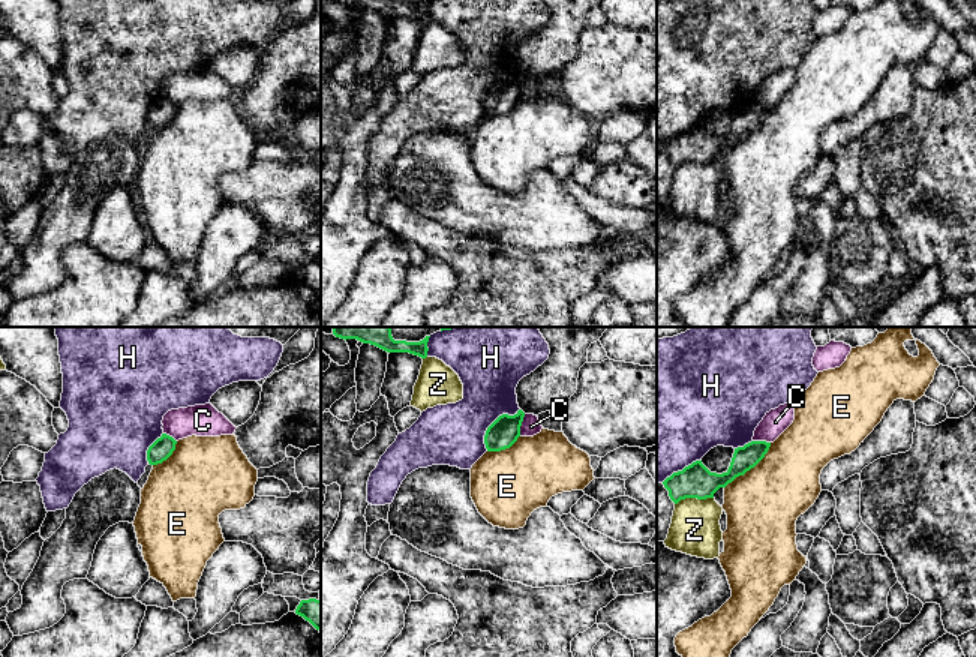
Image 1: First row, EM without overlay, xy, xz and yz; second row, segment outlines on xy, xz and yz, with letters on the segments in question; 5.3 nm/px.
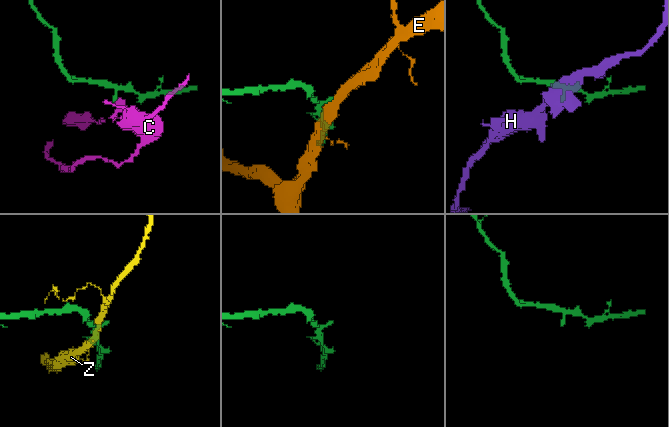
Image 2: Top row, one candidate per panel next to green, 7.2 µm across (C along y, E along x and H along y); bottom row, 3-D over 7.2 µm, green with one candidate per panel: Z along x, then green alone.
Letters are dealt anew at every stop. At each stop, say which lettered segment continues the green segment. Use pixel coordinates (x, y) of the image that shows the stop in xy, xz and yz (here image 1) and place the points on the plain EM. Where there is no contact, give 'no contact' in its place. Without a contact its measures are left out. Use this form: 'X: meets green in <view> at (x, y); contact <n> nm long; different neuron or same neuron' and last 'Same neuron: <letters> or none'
C: meets green in xz at (520, 89); contact 120 nm long; different neuron
E: meets green in yz at (750, 132); contact 360 nm long; different neuron
H: meets green in xz at (492, 87); contact 300 nm long; different neuron
Z: meets green in yz at (693, 161); contact 220 nm long; different neuron
Same neuron: none

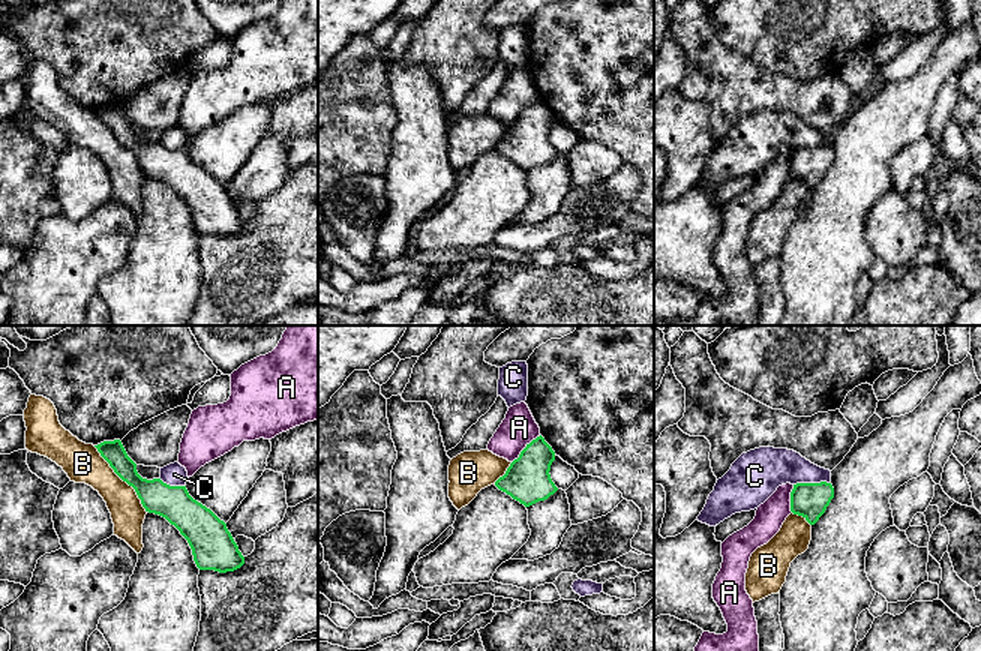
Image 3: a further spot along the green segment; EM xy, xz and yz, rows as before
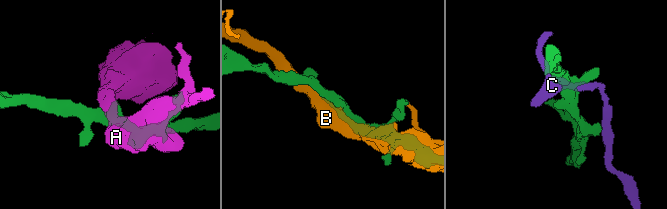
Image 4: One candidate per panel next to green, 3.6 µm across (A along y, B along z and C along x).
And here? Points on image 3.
A: meets green in xz at (525, 111); contact 220 nm long; different neuron
B: meets green in xy at (123, 144); contact 460 nm long; different neuron
C: meets green in yz at (810, 147); contact 190 nm long; different neuron
Same neuron: none

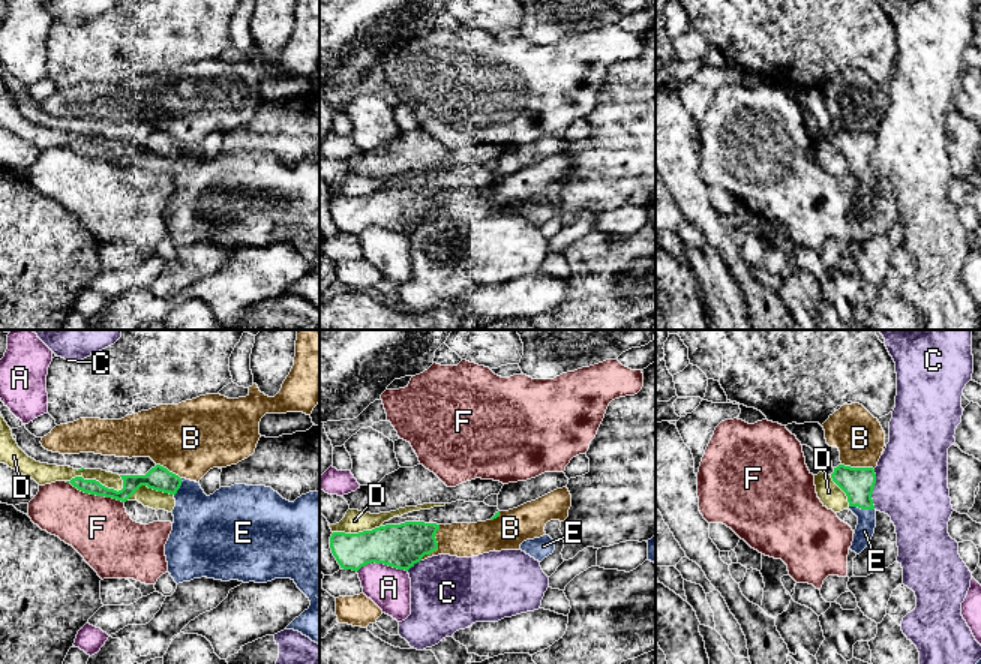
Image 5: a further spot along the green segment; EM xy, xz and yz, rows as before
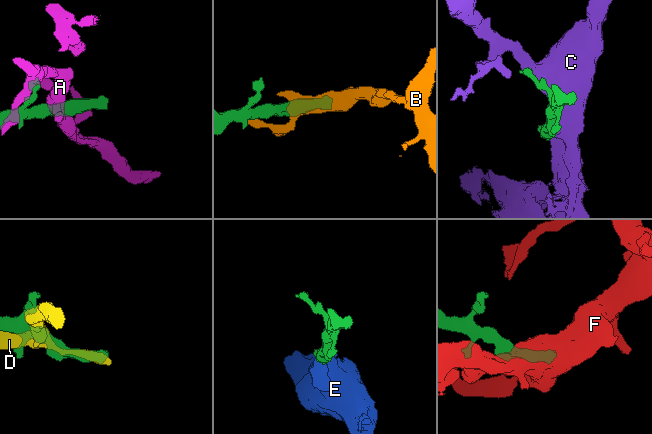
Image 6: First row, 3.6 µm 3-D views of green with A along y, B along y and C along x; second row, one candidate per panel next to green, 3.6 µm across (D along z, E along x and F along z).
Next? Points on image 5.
A: meets green in xz at (381, 227); contact 280 nm long; different neuron
B: meets green in xz at (437, 209); contact 220 nm long; different neuron
C: meets green in yz at (872, 153); contact 220 nm long; different neuron
D: meets green in xy at (95, 144); contact 320 nm long; different neuron
E: meets green in yz at (861, 173); contact 140 nm long; same neuron
F: meets green in xy at (95, 158); contact 340 nm long; different neuron
Same neuron: E

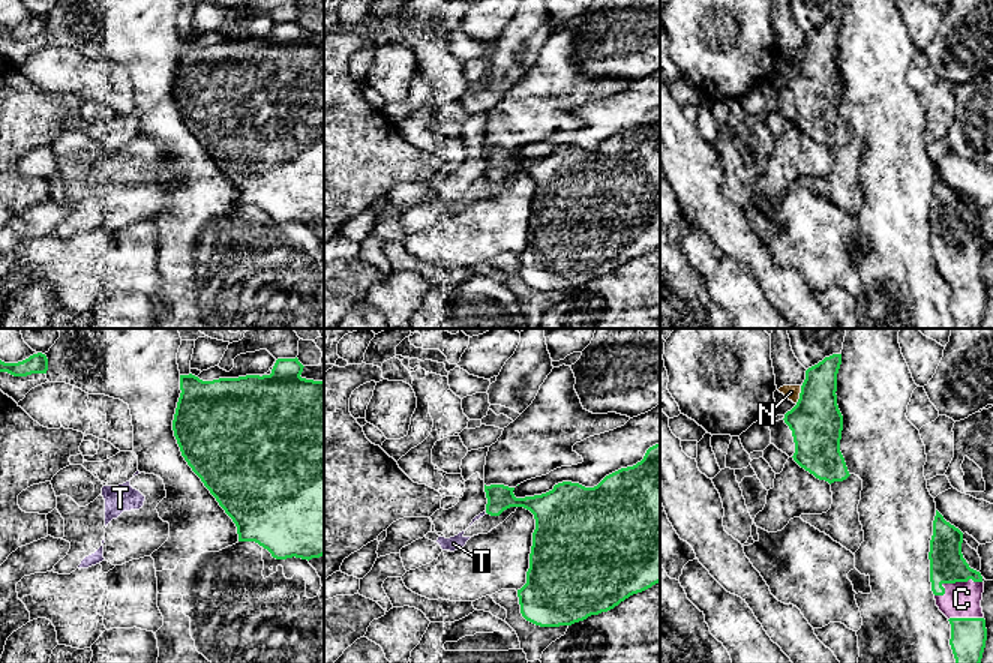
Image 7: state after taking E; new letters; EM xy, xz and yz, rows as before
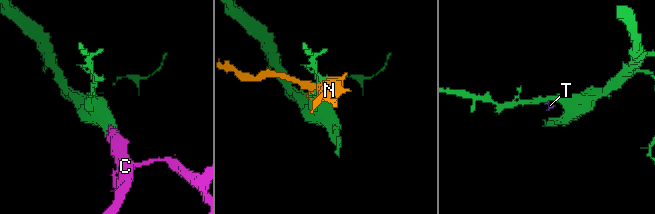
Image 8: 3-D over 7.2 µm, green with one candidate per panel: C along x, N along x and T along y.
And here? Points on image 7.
C: meets green in yz at (953, 246); contact 260 nm long; same neuron
N: meets green in yz at (800, 59); contact 100 nm long; different neuron
T: meets green in xz at (486, 176); contact 30 nm long; different neuron
Same neuron: C

